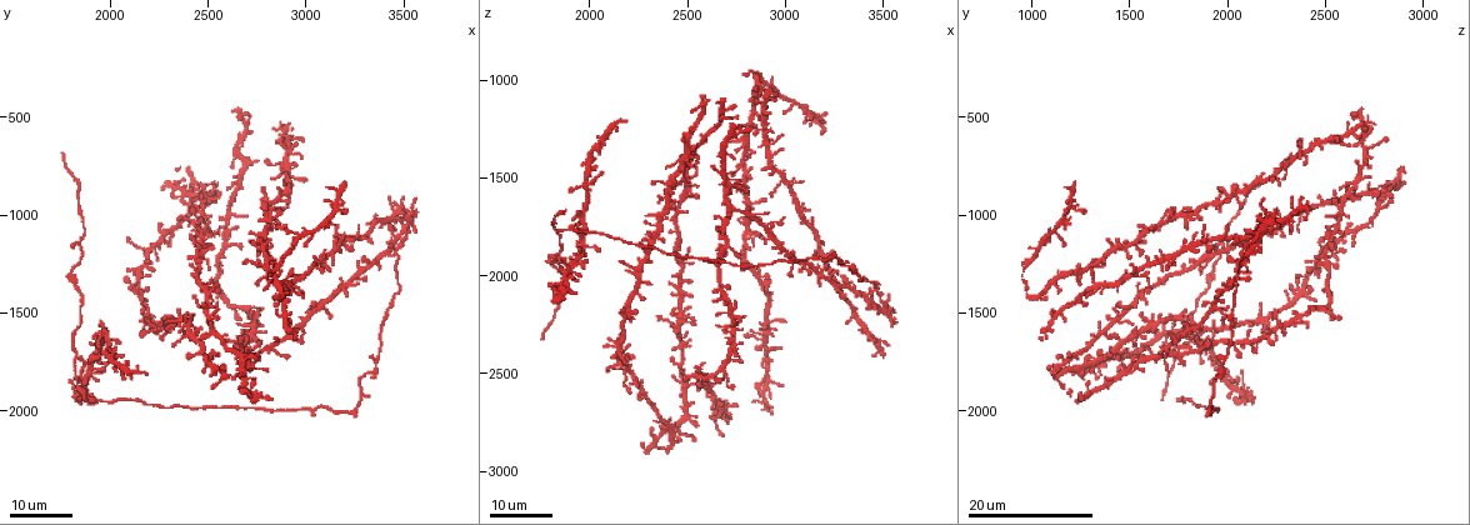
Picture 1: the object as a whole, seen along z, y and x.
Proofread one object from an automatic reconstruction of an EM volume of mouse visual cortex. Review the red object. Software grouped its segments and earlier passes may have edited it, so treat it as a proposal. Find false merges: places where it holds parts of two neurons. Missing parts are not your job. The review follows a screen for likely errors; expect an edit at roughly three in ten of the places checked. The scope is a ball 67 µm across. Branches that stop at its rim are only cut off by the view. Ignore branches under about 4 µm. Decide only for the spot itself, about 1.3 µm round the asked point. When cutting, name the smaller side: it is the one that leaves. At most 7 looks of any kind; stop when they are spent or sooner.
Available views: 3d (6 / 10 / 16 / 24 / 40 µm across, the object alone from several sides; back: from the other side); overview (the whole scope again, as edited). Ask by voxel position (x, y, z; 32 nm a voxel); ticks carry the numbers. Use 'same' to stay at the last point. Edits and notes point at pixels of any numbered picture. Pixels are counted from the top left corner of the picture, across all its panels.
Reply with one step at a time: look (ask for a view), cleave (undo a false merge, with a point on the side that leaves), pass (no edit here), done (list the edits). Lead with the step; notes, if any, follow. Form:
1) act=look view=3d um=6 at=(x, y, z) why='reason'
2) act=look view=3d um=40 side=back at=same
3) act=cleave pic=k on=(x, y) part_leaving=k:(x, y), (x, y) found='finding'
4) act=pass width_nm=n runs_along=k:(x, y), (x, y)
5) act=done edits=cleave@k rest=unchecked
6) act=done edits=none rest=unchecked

act=look view=3d um=24 at=(2360, 1540, 1720) why='thin arm on a thick one'

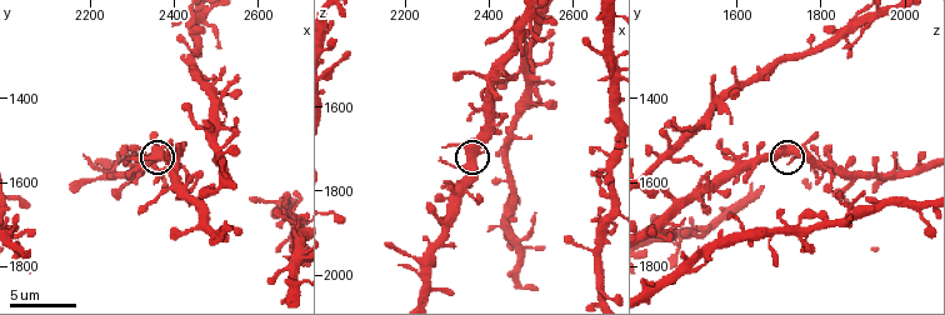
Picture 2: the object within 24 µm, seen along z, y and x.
act=look view=3d um=10 at=(2350, 1530, 1710)

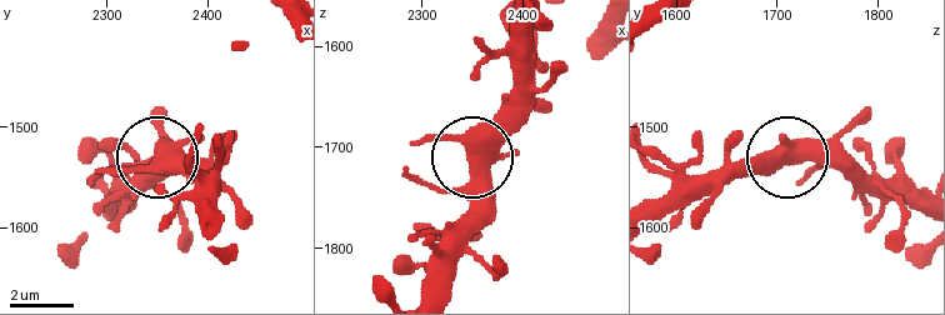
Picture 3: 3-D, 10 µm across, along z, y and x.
act=look view=3d um=6 at=(2354, 1528, 1710)

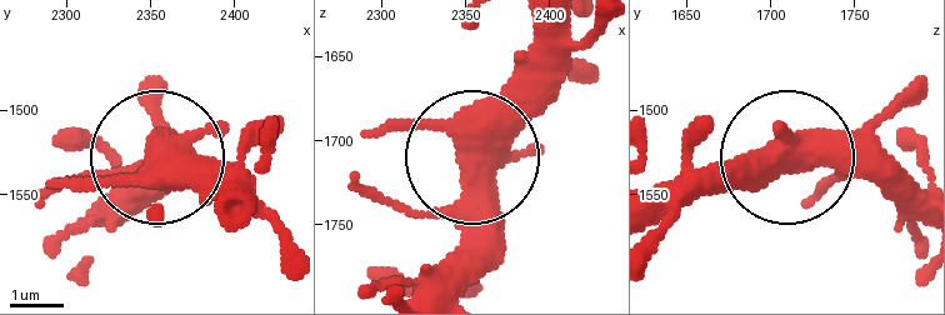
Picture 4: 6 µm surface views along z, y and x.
act=pass arms=4 found='one neuron here'

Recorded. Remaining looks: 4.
act=look view=3d um=16 at=(3460, 1190, 2070) why='branch point'

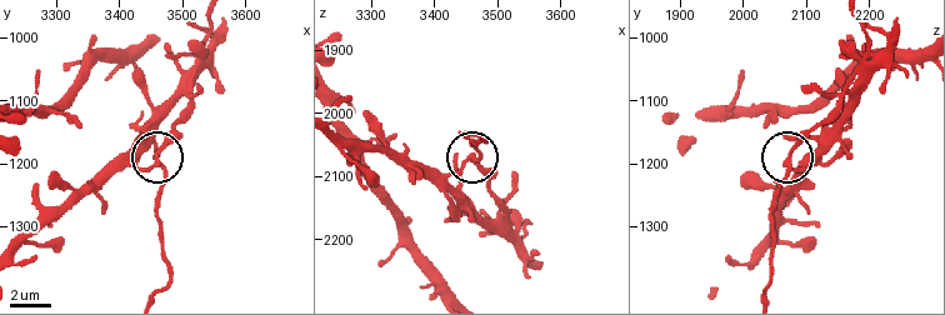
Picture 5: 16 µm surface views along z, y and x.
act=look view=3d um=10 at=(3460, 1185, 2075) why='zoom in'

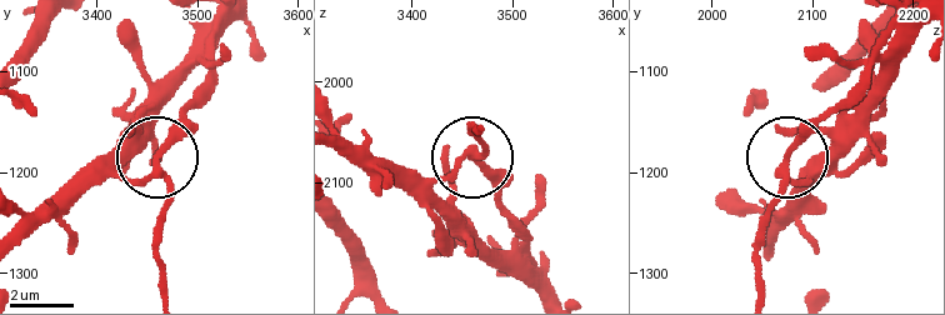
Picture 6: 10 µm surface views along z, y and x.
act=pass runs_along=6:(21, 244), (103, 180), (143, 174), (183, 104) found='all the same neuron'

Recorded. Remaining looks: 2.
act=look view=3d um=24 at=(2840, 1700, 1690) why='small branch off a trunk'

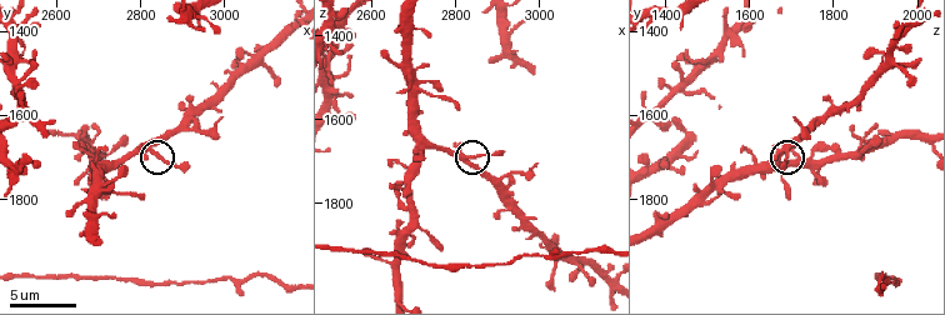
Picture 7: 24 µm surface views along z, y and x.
act=look view=3d um=6 at=(2830, 1685, 1695)

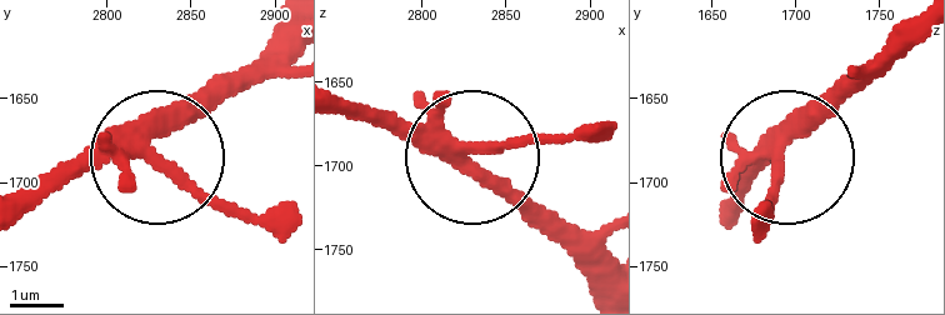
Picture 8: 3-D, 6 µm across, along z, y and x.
act=pass arms=4 runs_along=8:(906, 31), (799, 139), (771, 193), (771, 228) found='continuous, no second neuron'

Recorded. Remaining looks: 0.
act=done edits=none rest=unchecked

